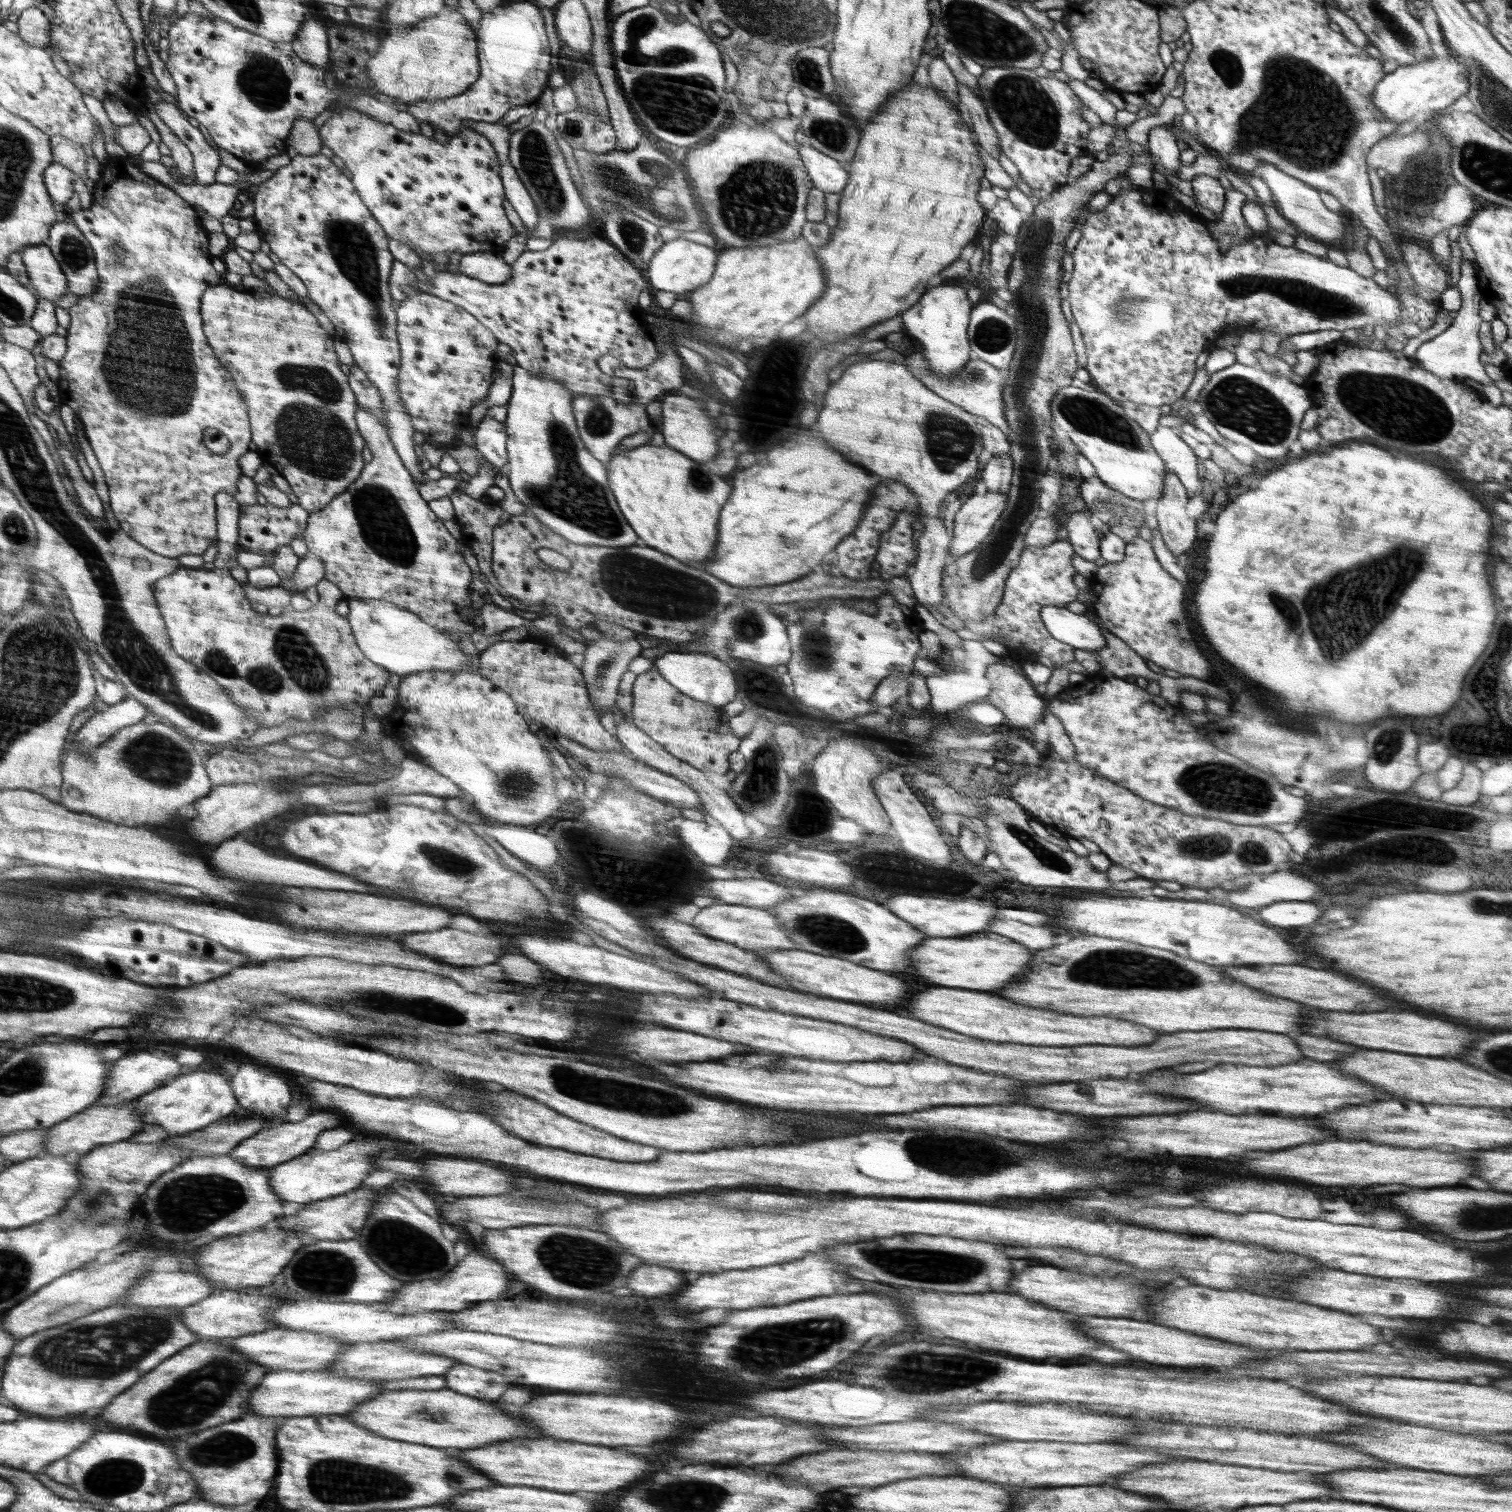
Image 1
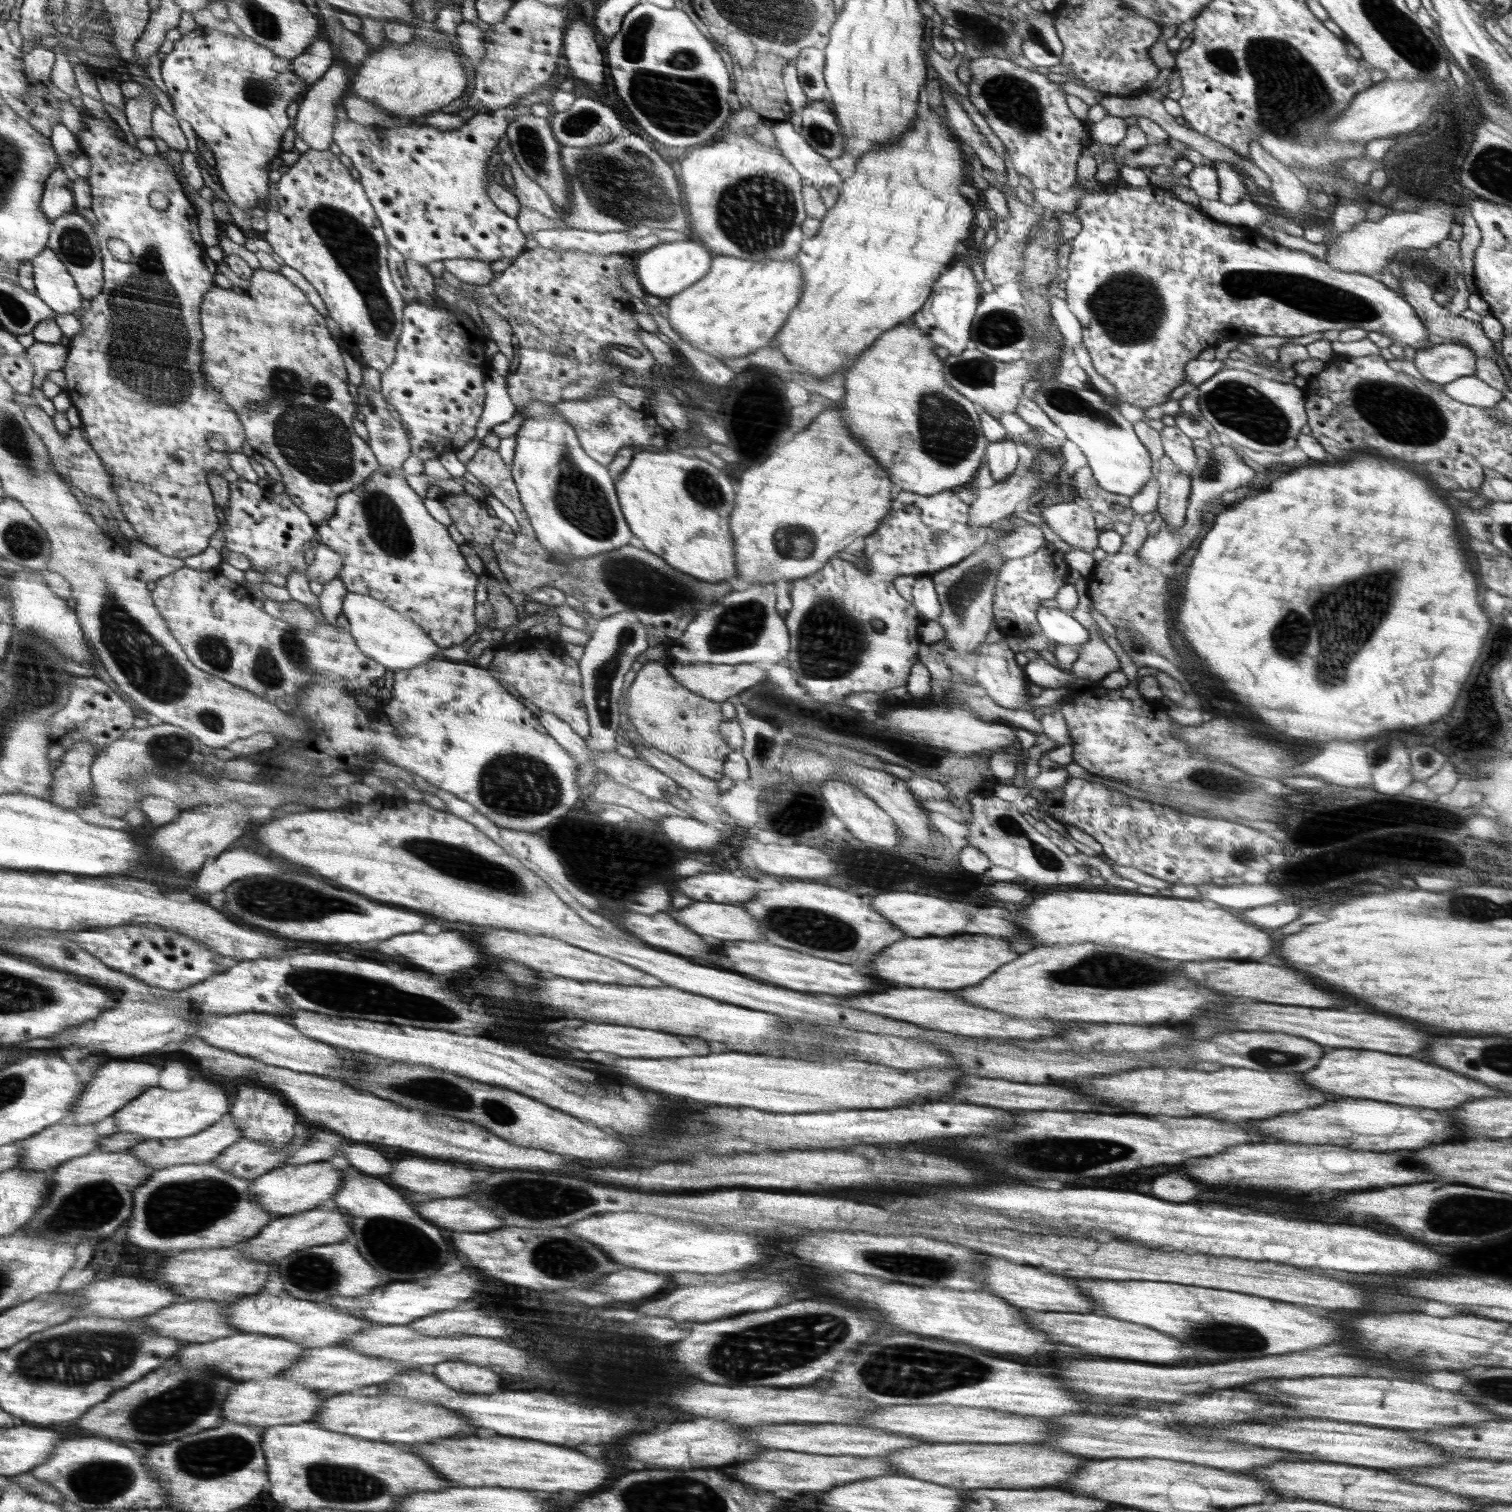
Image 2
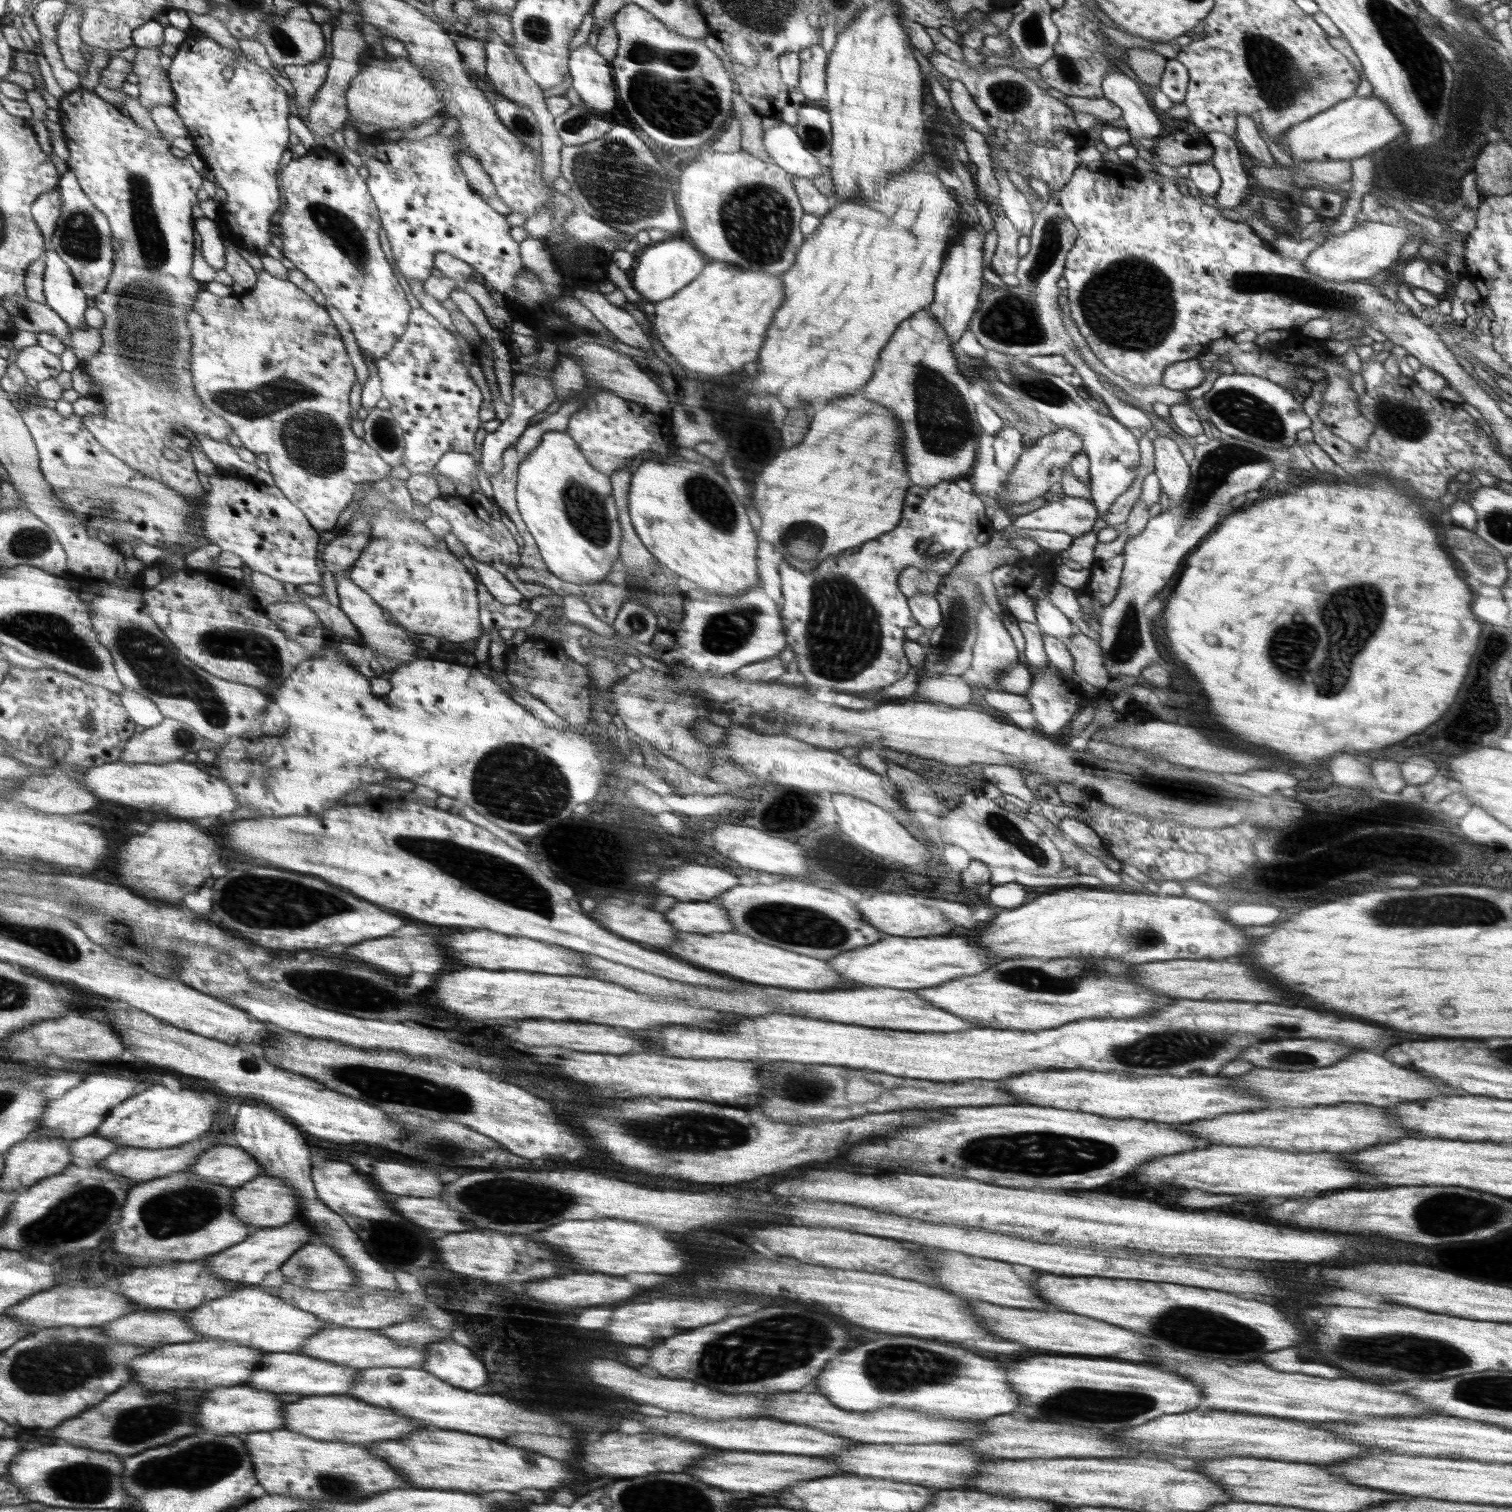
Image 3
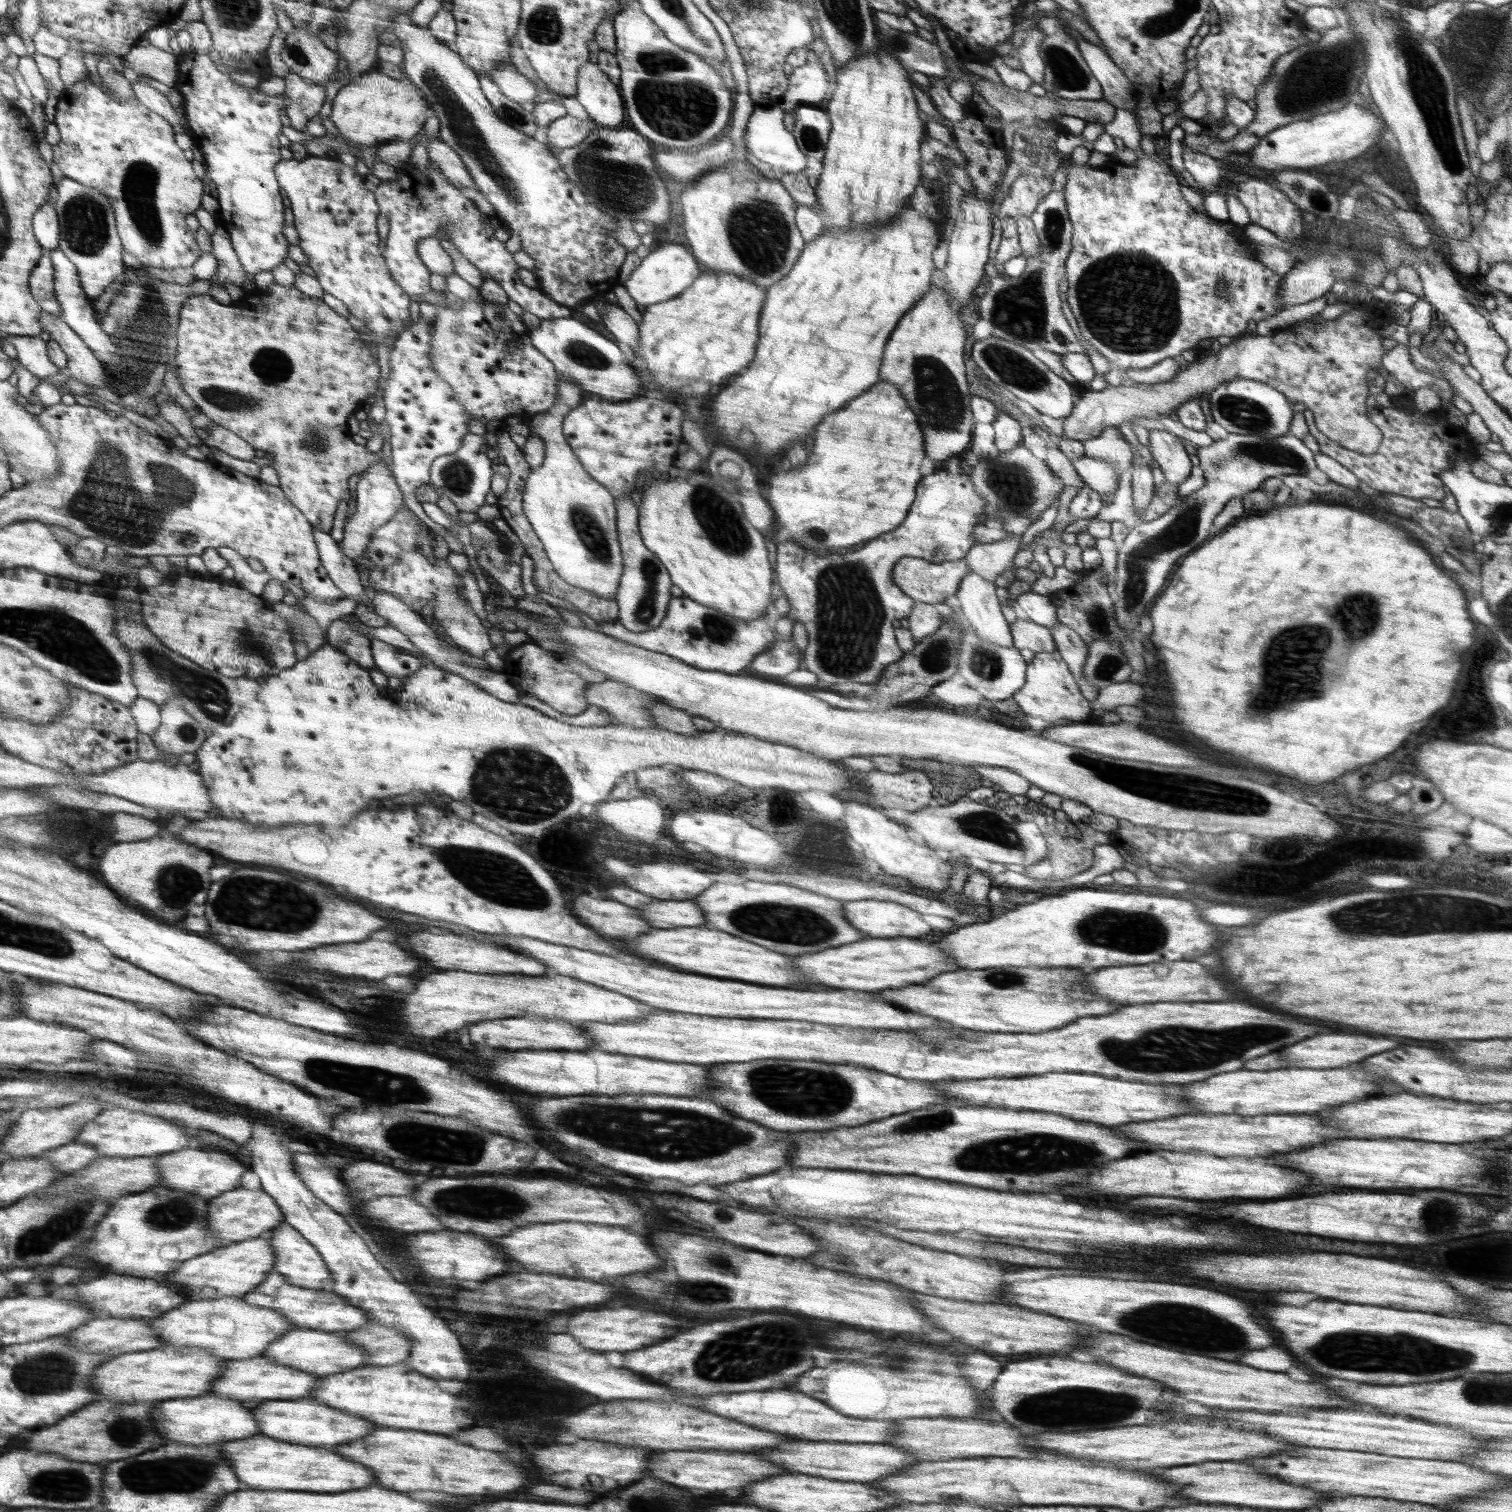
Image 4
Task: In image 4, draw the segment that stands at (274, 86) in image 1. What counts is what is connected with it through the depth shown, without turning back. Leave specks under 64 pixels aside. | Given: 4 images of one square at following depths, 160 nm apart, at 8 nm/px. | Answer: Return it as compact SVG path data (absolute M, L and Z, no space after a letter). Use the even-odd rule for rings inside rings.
M198 52L181 53L178 56L178 78L175 84L176 90L182 95L184 102L184 115L189 122L189 135L193 142L199 145L204 152L204 164L206 165L206 179L216 184L218 191L218 204L220 205L217 217L223 220L223 212L226 212L226 224L228 233L238 230L242 238L231 238L233 249L238 254L240 264L244 267L247 276L255 276L259 271L271 270L280 266L288 252L288 242L284 238L284 200L280 196L278 178L275 174L275 166L280 163L280 142L278 134L282 130L280 122L280 109L284 108L283 95L264 95L255 84L252 90L248 86L238 86L230 80L229 74L222 74L216 64L208 58L207 54Z

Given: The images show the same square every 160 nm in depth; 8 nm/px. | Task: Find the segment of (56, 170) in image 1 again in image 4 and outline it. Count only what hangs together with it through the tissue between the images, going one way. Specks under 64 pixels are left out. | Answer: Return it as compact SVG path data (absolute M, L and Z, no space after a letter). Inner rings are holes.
M53 203L44 204L33 214L32 229L38 244L43 246L44 253L58 249L59 220L54 211Z

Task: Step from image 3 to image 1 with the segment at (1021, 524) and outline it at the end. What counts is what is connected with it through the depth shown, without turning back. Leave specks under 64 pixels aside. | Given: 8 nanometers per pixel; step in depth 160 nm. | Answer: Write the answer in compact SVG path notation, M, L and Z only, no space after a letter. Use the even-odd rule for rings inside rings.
M1076 511L1069 514L1064 522L1064 528L1068 530L1067 541L1073 546L1078 556L1093 562L1100 558L1101 534L1092 527L1090 513Z

